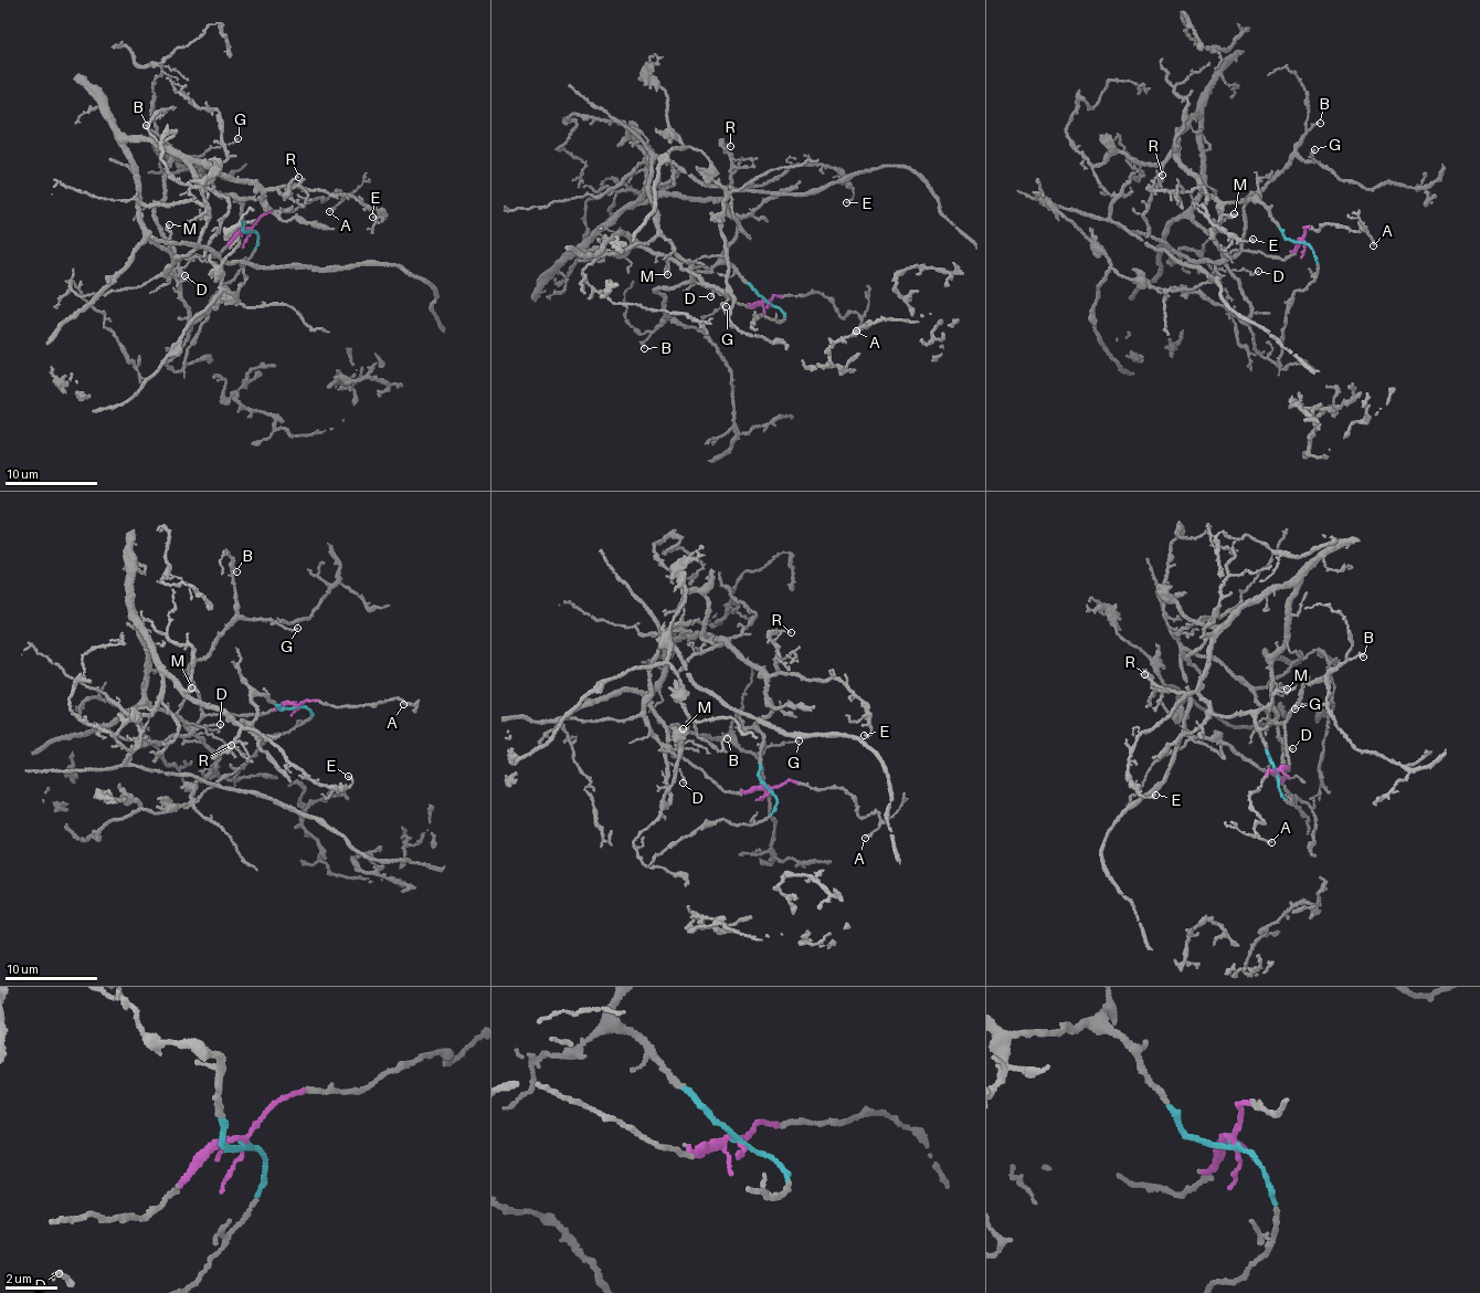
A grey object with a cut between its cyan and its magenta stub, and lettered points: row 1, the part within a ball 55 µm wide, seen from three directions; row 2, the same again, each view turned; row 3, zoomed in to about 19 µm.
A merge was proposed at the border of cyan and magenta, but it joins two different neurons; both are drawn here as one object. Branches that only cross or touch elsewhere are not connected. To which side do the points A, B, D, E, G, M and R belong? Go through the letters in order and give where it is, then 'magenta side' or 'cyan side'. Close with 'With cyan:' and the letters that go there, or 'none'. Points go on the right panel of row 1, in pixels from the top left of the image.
A: place (1373, 245); magenta side
B: place (1320, 123); magenta side
D: place (1258, 271); cyan side
E: place (1253, 239); cyan side
G: place (1314, 149); magenta side
M: place (1234, 213); cyan side
R: place (1162, 175); cyan side
With cyan: D, E, M, R

